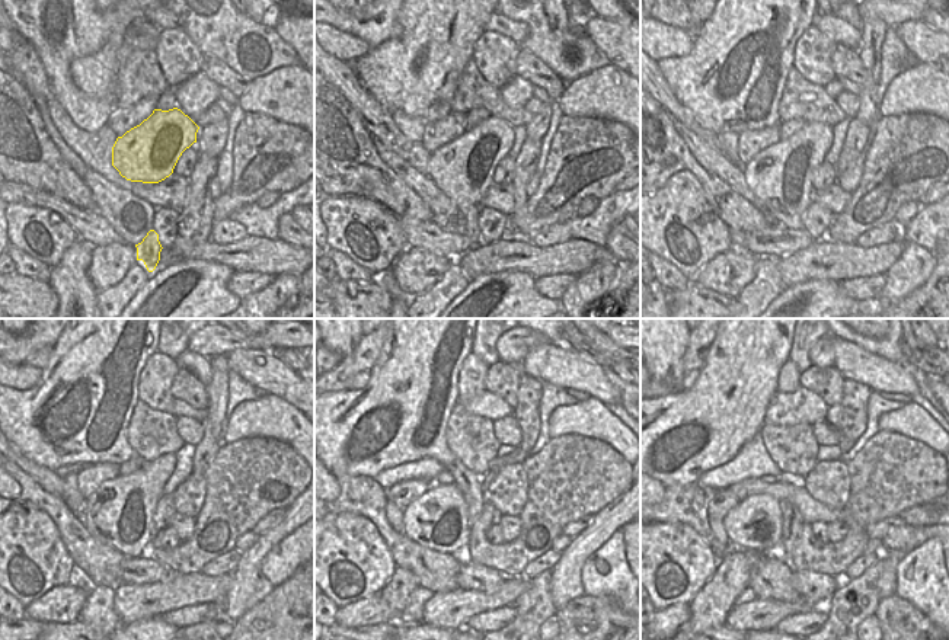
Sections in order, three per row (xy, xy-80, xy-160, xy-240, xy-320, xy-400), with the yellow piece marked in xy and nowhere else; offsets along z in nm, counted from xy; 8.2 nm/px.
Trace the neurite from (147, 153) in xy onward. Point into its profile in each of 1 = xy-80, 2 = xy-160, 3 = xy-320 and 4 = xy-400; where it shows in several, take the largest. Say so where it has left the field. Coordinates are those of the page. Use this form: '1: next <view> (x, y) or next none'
1: next xy-80 (462, 169)
2: next xy-160 (780, 178)
3: next xy-320 (437, 520)
4: next xy-400 (754, 524)

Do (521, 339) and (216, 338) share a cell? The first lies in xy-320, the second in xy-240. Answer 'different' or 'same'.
same

